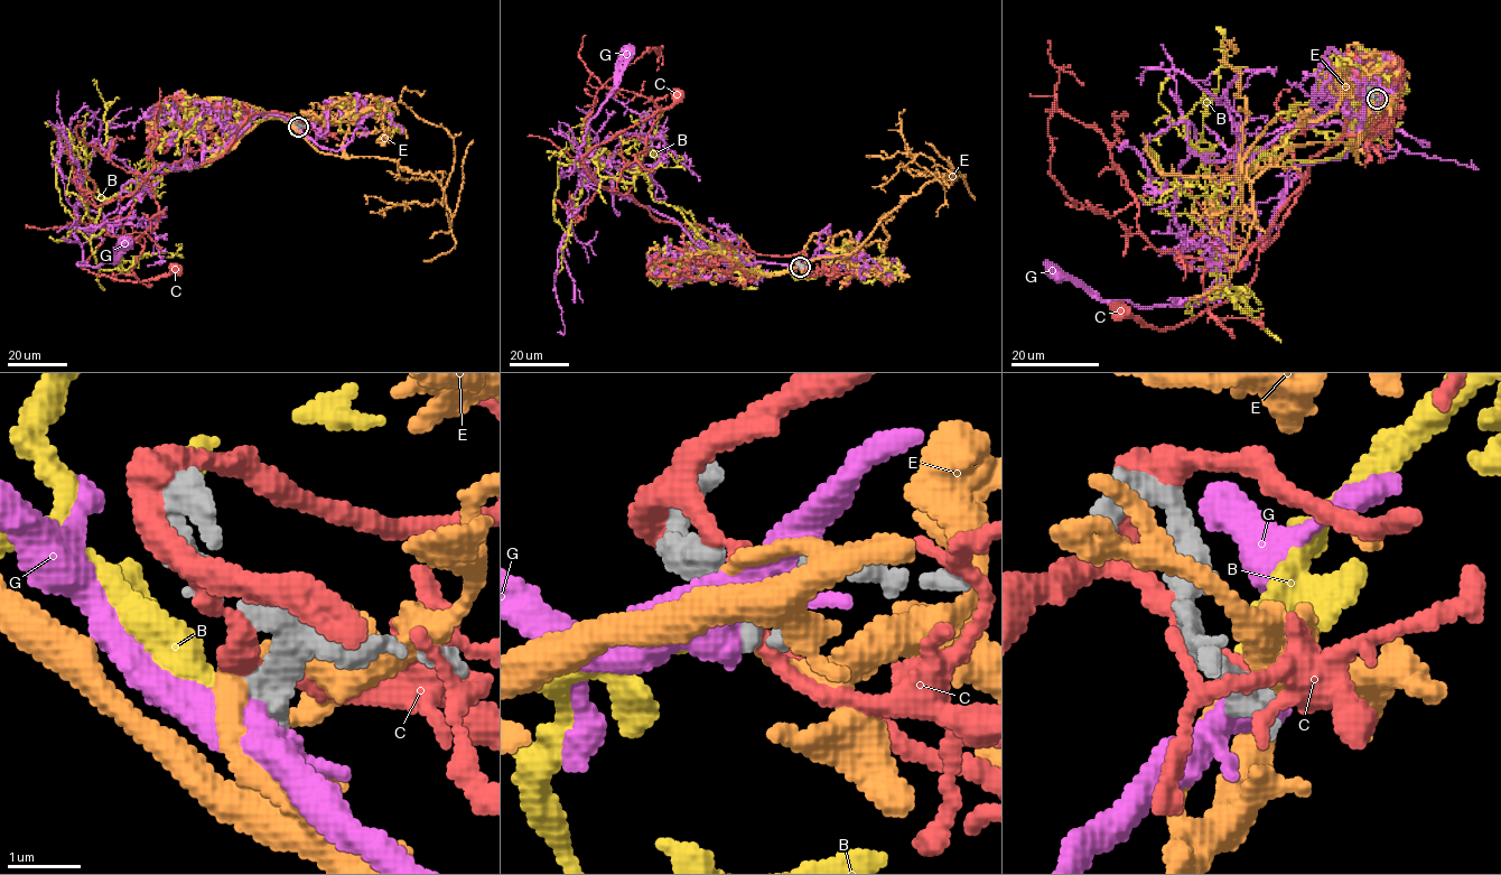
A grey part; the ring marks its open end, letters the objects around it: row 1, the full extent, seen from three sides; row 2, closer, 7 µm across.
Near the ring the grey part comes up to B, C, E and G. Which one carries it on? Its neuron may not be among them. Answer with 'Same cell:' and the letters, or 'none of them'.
Same cell: B

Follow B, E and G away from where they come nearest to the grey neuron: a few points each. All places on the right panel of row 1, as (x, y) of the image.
B: (1377, 99), (1386, 82), (1339, 156), (1262, 155), (1206, 199), (1222, 214), (1215, 267), (1221, 174), (1338, 113)
E: (1377, 99), (1358, 143), (1296, 145), (1248, 167), (1248, 210), (1238, 184), (1246, 100), (1224, 61), (1237, 44)
G: (1377, 100), (1369, 78), (1344, 156), (1293, 166), (1264, 243), (1236, 215), (1210, 301), (1102, 300), (1055, 271)

